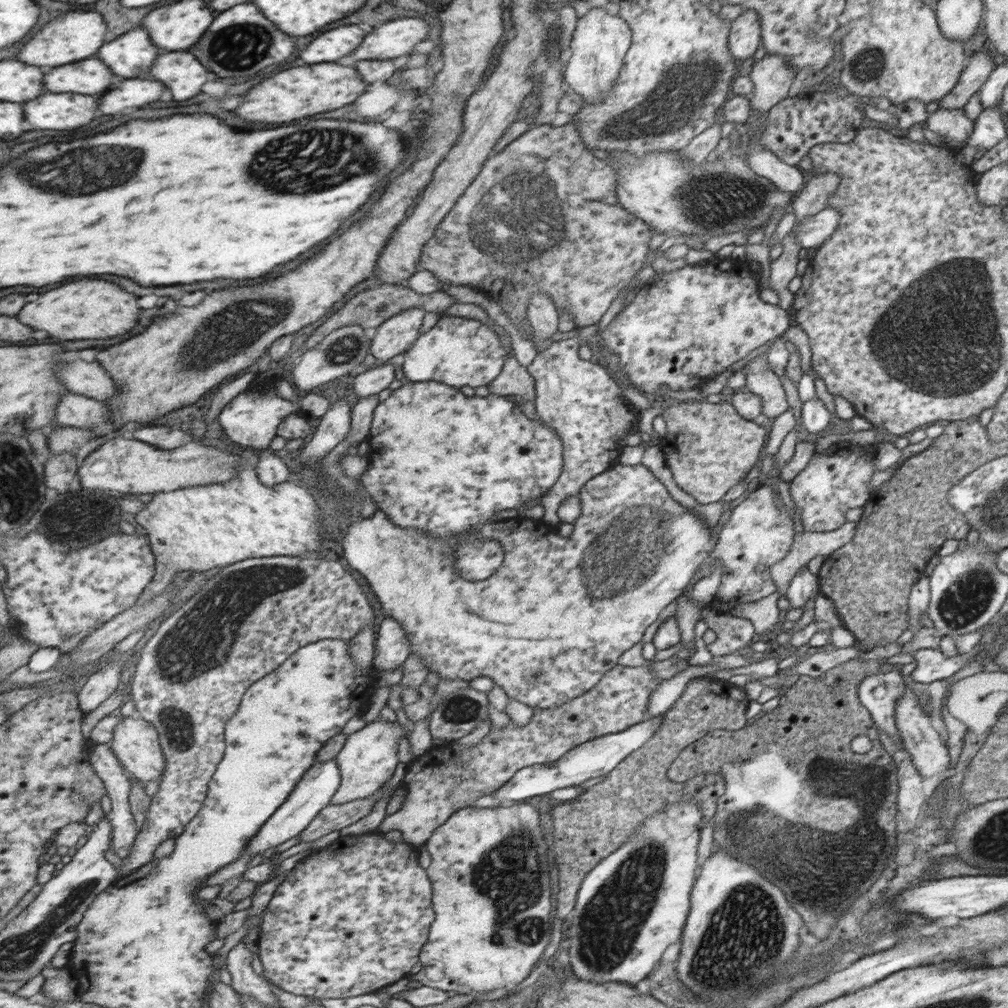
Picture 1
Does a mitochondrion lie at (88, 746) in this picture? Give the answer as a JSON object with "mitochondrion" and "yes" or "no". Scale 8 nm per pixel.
{"mitochondrion":"no"}

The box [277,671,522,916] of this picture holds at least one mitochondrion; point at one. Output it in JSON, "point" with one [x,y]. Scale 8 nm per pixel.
{"point":[460,708]}

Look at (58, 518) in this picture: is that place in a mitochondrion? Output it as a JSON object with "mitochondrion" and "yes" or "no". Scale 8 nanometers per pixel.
{"mitochondrion":"yes"}

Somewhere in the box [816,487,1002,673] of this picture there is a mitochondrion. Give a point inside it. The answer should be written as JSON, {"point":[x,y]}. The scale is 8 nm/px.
{"point":[966,599]}

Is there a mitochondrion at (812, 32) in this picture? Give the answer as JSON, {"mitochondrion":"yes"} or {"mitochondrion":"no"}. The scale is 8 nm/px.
{"mitochondrion":"yes"}

